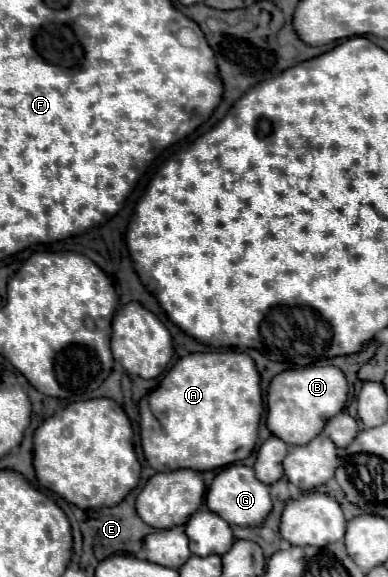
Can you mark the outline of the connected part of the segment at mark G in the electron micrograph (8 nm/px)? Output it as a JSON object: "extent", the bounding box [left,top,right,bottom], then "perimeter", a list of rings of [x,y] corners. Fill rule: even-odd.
{"extent":[206,465,272,527],"perimeter":[[[230,465],[214,477],[214,481],[206,493],[206,507],[210,511],[214,511],[216,515],[220,515],[230,525],[256,527],[256,525],[262,525],[262,521],[270,513],[272,499],[268,493],[268,485],[260,483],[254,477],[254,469],[250,469],[246,465]]]}

